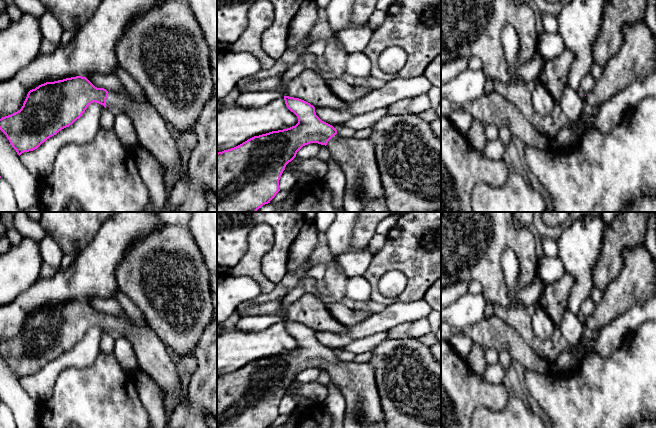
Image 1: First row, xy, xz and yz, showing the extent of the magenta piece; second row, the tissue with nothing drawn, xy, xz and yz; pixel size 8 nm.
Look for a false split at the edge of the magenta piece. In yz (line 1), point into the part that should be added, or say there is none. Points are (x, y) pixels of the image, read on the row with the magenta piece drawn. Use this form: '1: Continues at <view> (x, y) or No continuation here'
1: No continuation here

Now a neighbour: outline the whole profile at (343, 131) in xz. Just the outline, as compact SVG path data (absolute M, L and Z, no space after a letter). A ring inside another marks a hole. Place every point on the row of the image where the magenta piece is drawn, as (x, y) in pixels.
M344 125L337 127L336 130L337 130L338 135L345 137L345 138L353 137L354 134L356 133L356 130L346 127Z

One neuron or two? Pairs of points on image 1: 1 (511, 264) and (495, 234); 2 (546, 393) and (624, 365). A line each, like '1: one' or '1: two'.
1: two
2: one

